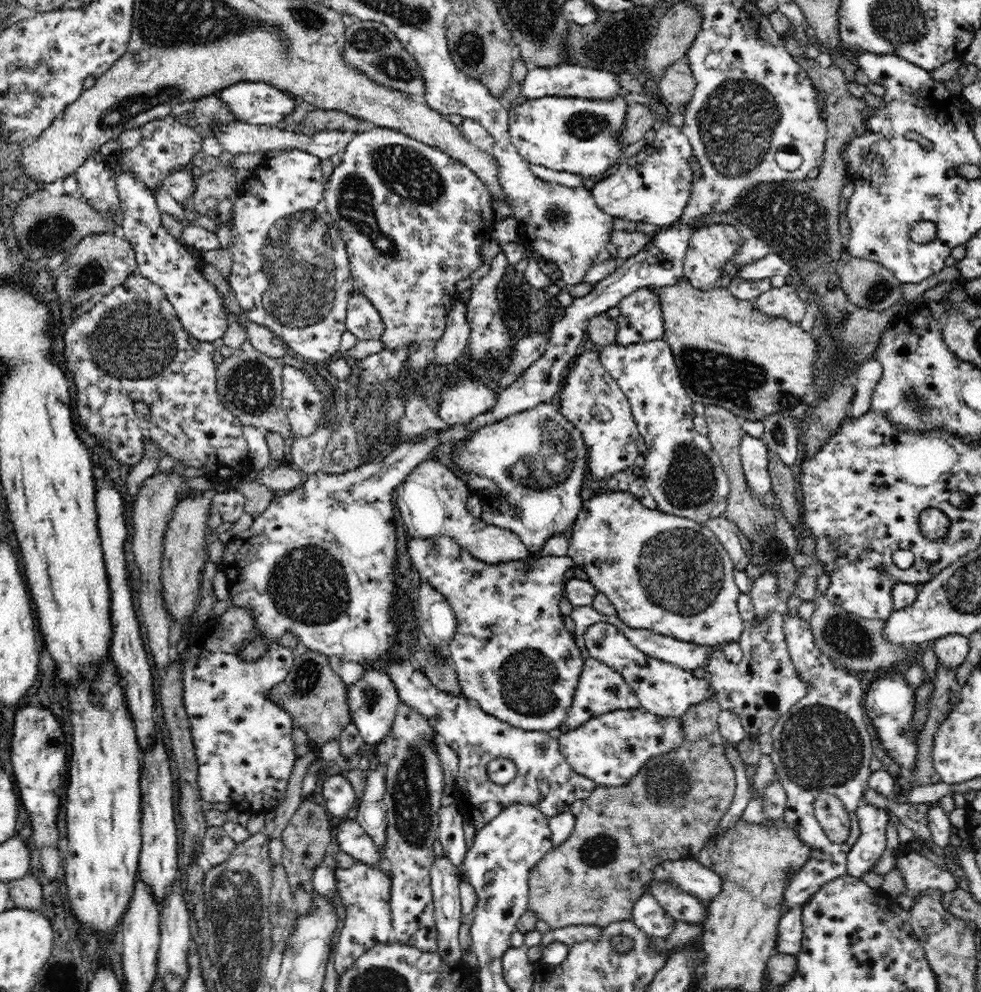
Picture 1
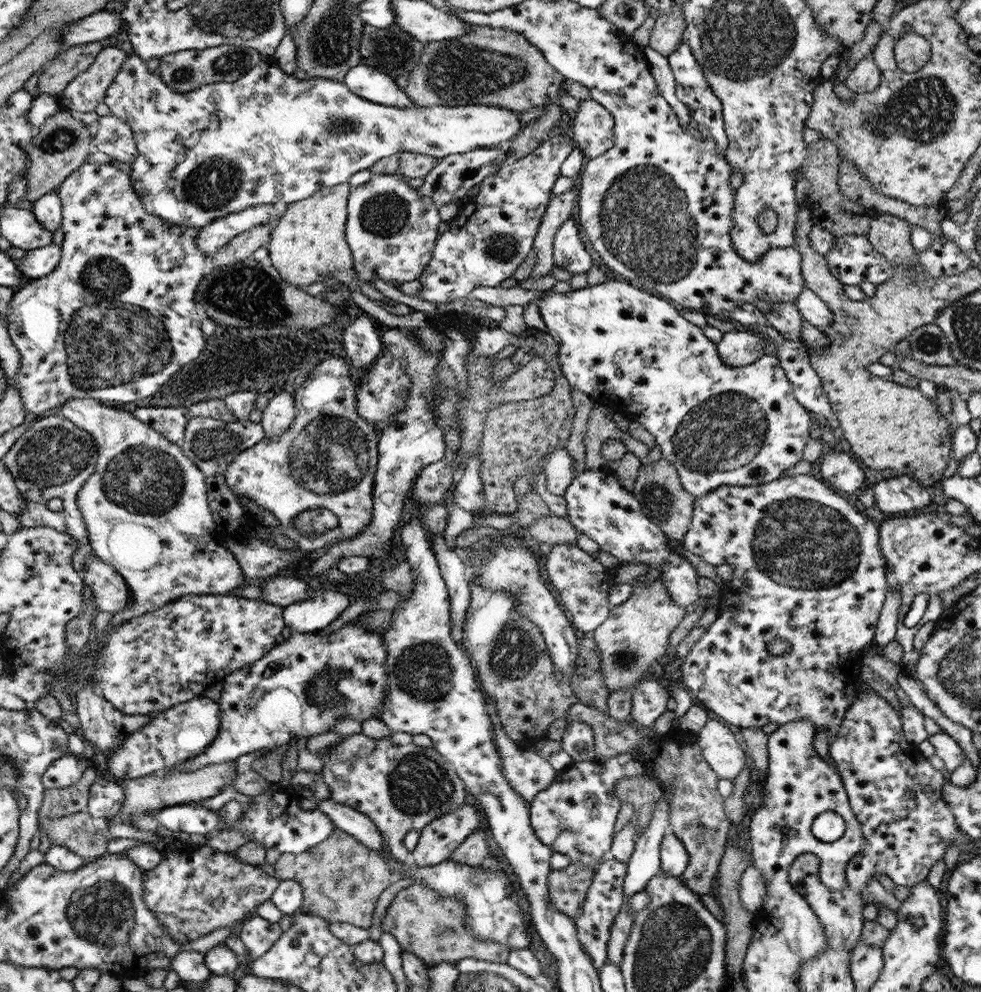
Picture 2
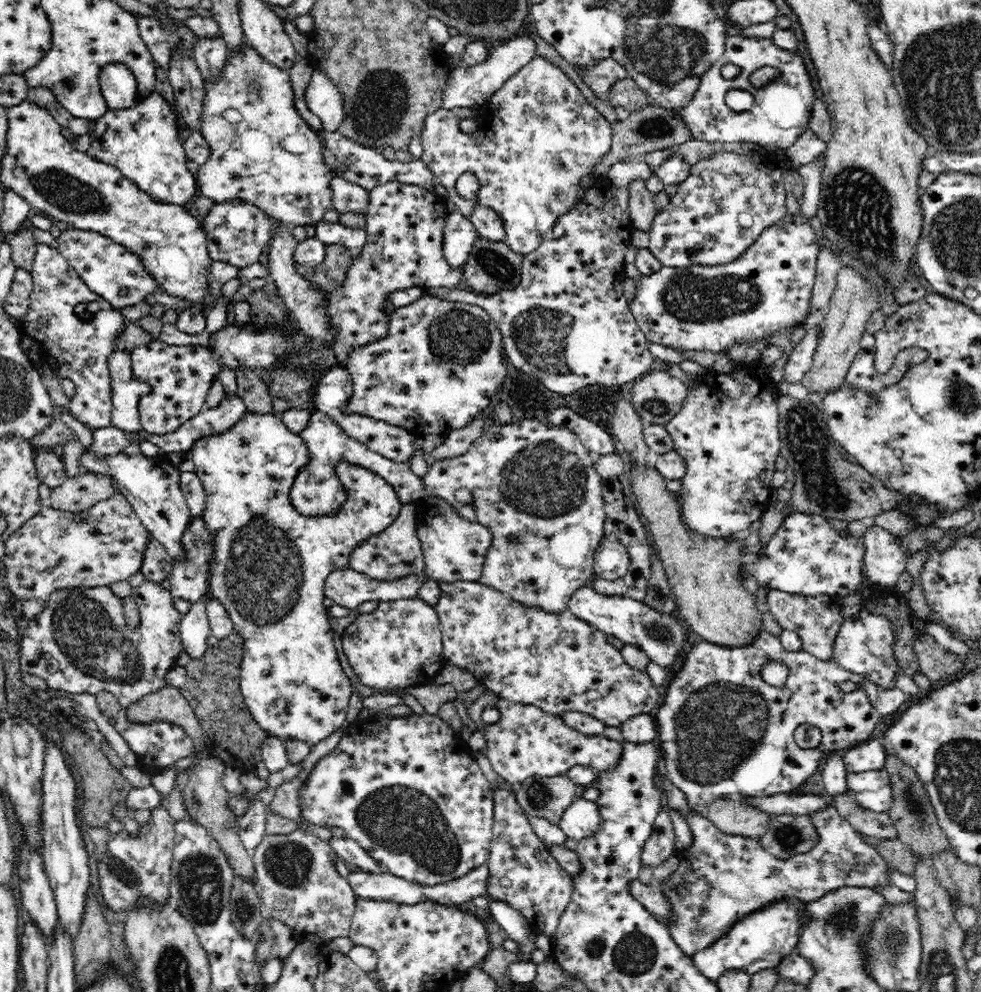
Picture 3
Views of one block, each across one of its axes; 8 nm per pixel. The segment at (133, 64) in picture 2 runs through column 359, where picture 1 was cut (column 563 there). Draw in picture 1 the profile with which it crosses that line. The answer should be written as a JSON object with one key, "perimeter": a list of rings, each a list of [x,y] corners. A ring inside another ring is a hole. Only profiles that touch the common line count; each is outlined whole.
{"perimeter":[[[624,94],[610,99],[558,95],[528,99],[509,110],[510,141],[527,164],[570,172],[584,178],[602,176],[624,152],[624,126],[629,105]]]}

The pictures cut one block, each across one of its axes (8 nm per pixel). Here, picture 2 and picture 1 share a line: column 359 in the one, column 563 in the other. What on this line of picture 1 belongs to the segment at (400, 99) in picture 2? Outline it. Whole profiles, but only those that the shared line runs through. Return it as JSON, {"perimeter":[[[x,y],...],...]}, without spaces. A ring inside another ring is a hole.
{"perimeter":[[[564,64],[554,67],[536,67],[530,70],[523,78],[520,94],[527,99],[542,98],[543,96],[573,95],[585,96],[587,99],[610,99],[611,96],[626,94],[620,88],[619,80],[614,74],[606,74],[602,70],[592,70],[586,74],[580,74],[580,70],[574,70],[574,64]]]}

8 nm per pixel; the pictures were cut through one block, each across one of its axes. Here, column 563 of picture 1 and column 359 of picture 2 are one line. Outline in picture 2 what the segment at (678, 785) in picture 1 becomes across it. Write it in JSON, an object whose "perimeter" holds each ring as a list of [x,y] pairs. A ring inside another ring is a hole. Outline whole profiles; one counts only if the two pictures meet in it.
{"perimeter":[[[340,828],[334,830],[326,841],[305,853],[282,853],[273,867],[278,879],[296,880],[304,888],[303,908],[330,922],[348,923],[358,928],[372,926],[379,896],[394,880],[384,859]]]}

